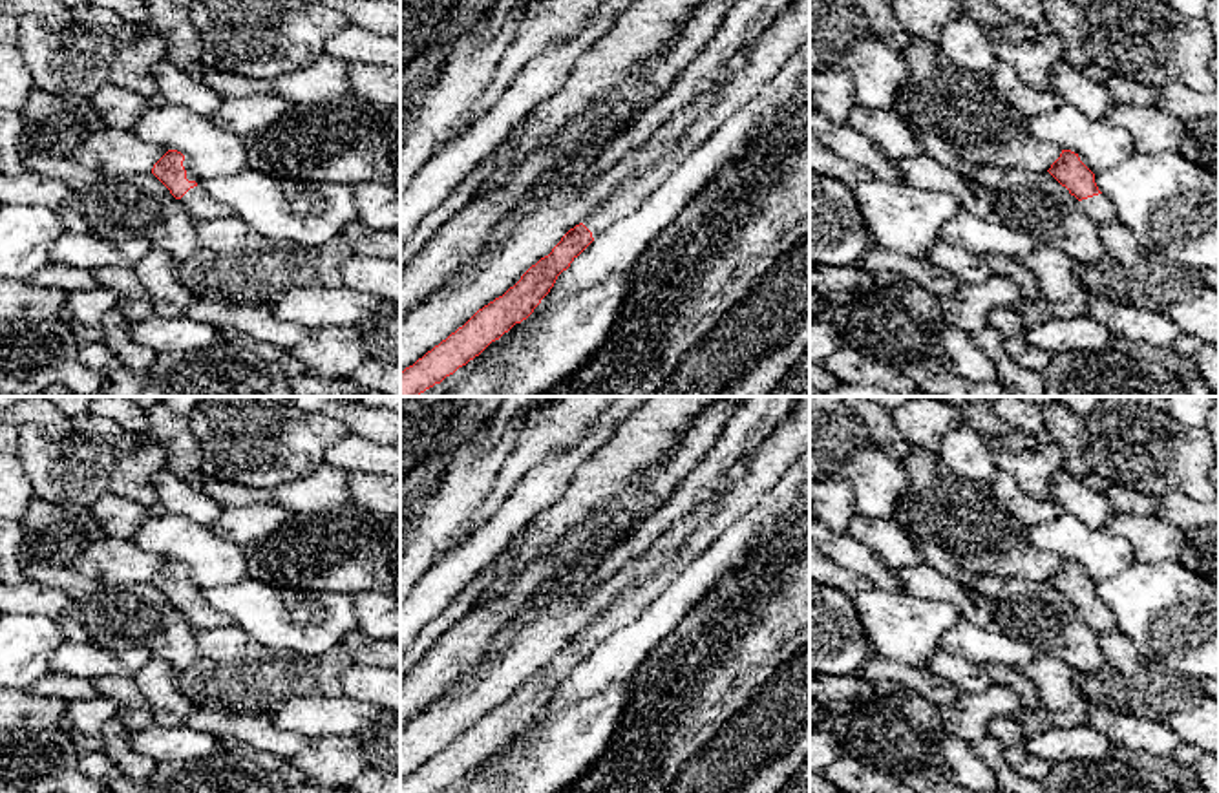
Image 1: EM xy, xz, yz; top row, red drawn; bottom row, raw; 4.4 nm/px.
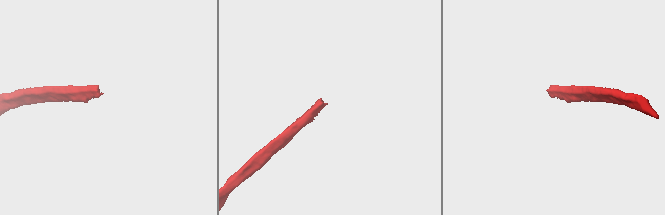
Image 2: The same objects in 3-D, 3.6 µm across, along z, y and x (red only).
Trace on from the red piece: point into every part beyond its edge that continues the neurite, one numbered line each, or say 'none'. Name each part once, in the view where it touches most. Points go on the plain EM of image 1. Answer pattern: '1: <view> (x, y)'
1: xy (198, 613)

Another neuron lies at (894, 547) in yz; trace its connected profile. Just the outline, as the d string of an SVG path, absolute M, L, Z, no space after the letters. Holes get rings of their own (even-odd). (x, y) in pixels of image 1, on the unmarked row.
M857 515L848 524L846 534L868 545L892 570L925 563L917 543L892 519L866 519Z

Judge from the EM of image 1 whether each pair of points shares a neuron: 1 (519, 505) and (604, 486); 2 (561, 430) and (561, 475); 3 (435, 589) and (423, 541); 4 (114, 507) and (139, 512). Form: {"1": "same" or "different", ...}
{"1": "different", "2": "different", "3": "different", "4": "same"}

